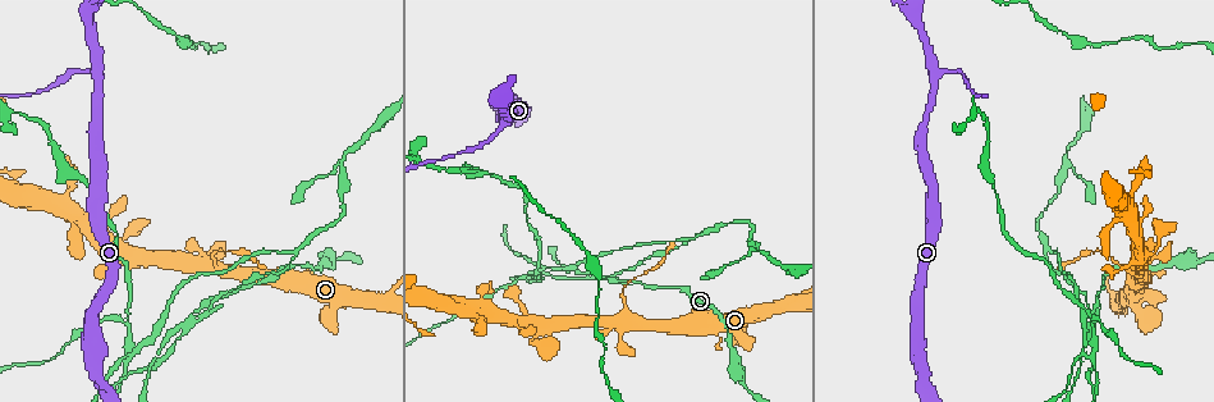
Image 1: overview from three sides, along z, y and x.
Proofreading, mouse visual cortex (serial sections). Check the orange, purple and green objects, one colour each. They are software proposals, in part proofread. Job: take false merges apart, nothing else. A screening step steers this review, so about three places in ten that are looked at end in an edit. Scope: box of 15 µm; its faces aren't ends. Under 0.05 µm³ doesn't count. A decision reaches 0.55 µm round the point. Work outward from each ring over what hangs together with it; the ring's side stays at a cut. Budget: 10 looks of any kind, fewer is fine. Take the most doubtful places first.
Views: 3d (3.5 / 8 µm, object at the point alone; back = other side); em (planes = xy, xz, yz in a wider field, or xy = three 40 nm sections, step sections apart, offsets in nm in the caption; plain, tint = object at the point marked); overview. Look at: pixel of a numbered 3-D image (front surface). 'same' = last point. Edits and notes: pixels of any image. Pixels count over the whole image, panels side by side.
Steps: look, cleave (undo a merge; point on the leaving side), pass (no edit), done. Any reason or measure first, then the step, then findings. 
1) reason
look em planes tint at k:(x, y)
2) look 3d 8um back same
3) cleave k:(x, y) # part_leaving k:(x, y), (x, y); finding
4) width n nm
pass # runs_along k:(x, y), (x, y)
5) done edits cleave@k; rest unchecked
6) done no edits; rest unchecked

arms run side by side
look 3d 3.5um at 1:(610, 280)

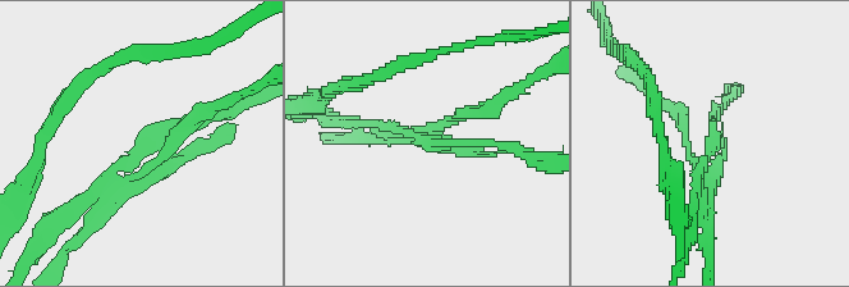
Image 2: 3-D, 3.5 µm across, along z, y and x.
need the tissue
look em planes tint at 2:(704, 159)

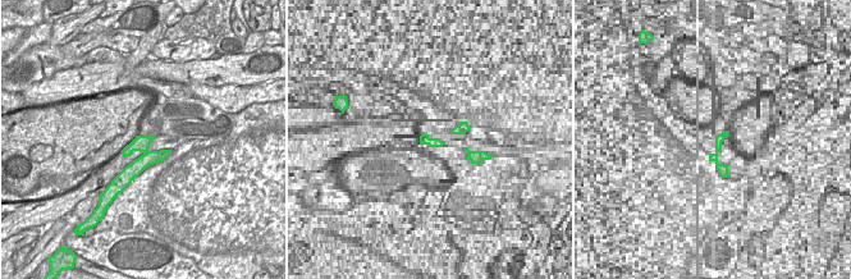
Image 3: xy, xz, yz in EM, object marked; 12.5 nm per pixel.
cleave 2:(173, 145) # two cells meet here

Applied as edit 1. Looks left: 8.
abrupt turn
look 3d 8um at 1:(623, 287)

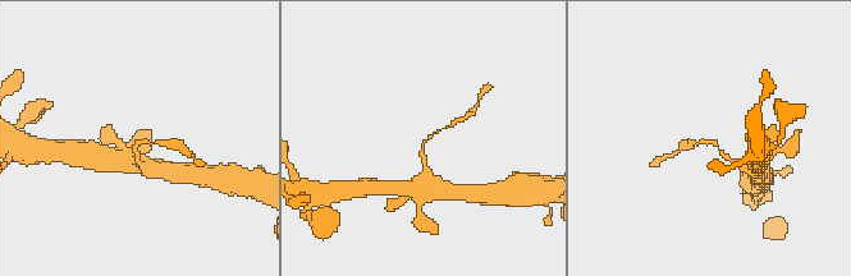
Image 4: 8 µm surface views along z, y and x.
zoom in
look 3d 3.5um at 4:(423, 143)

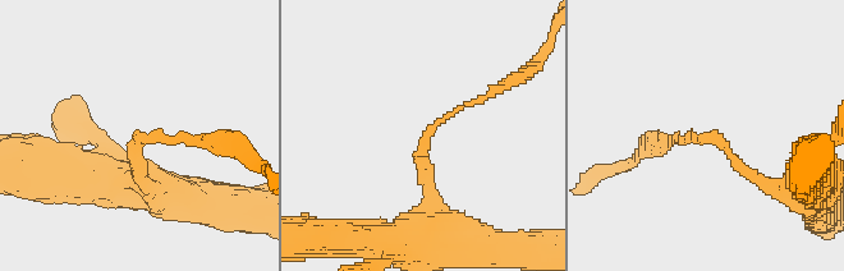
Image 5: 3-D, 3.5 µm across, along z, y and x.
arm_widths 100, 200 nm
look em xy step 1 tint at 5:(424, 138)

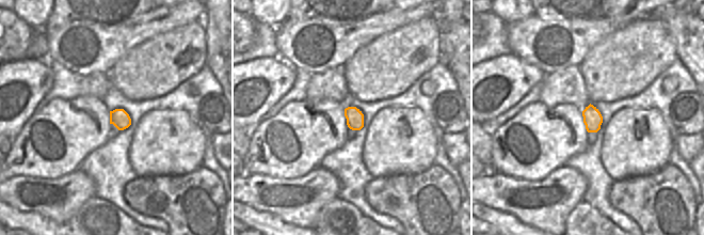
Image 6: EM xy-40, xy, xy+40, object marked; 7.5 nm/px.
width 130 nm
cleave 5:(692, 138) # part_leaving 5:(730, 156), (715, 137), (659, 145); two cells meet here

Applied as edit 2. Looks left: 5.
look overview

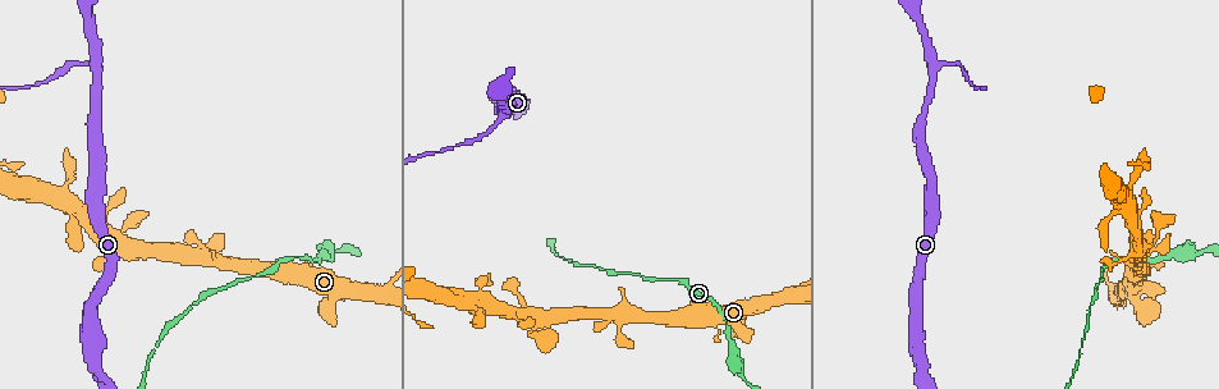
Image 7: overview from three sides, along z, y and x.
thin arm on a thick one
look 3d 8um at 7:(937, 64)

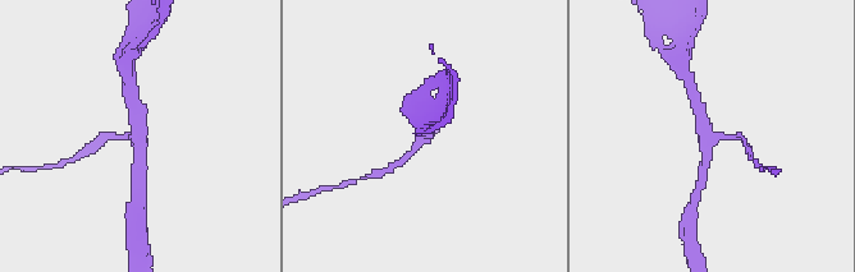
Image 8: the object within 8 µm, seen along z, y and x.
closer look
look 3d 3.5um at 8:(710, 139)

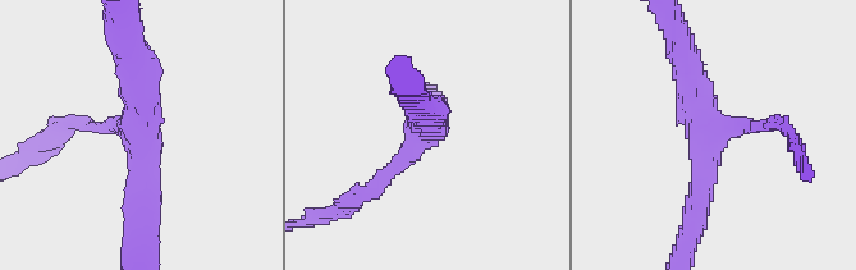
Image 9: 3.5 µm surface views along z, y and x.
need the tissue
look em xy step 1 tint at 9:(711, 133)

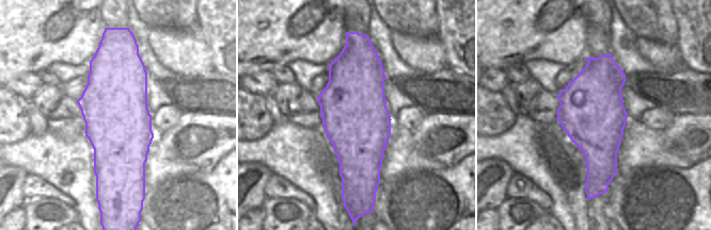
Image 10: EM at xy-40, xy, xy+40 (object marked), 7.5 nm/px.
arm_widths 150, 300, 400 nm
pass # runs_along 9:(692, 216), (713, 133), (683, 55); continuous, no second cell

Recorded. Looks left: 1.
done edits cleave@2, cleave@5; rest unchecked

